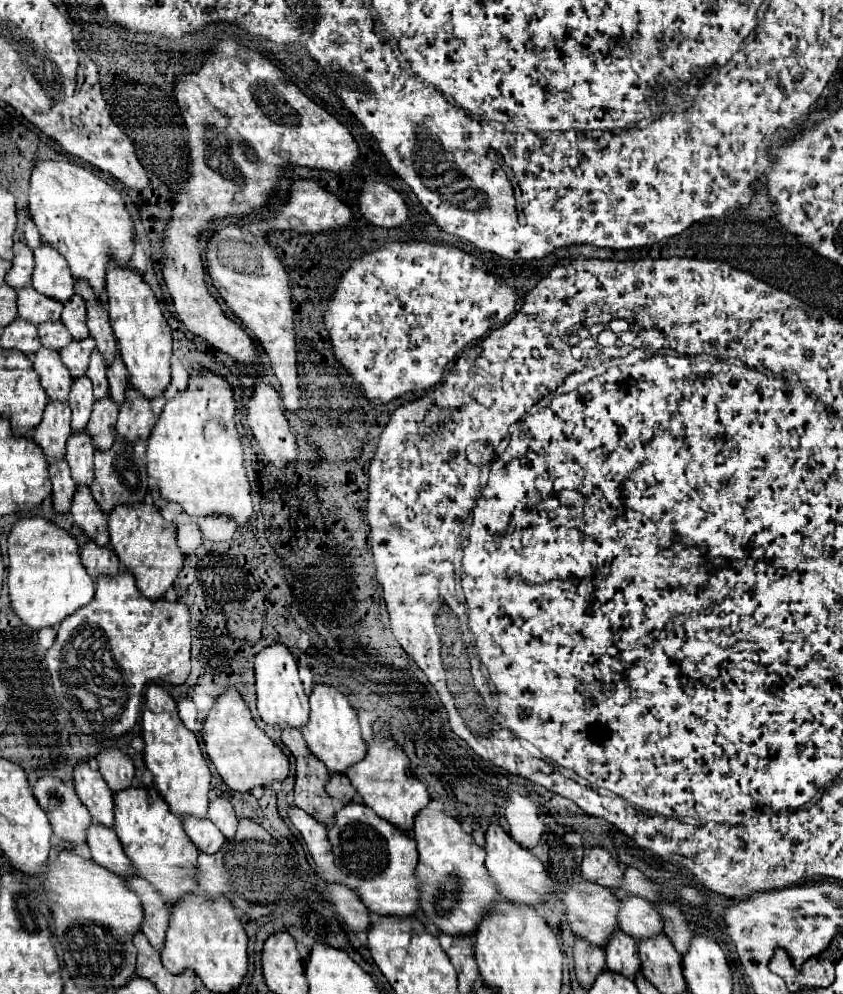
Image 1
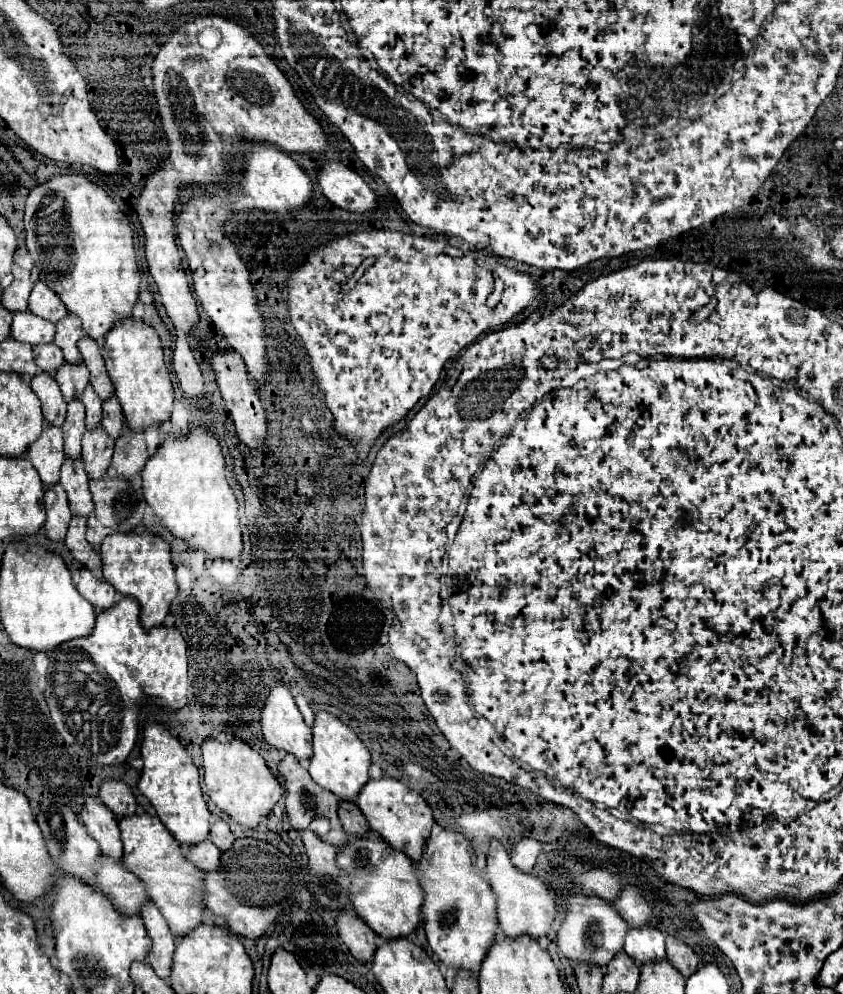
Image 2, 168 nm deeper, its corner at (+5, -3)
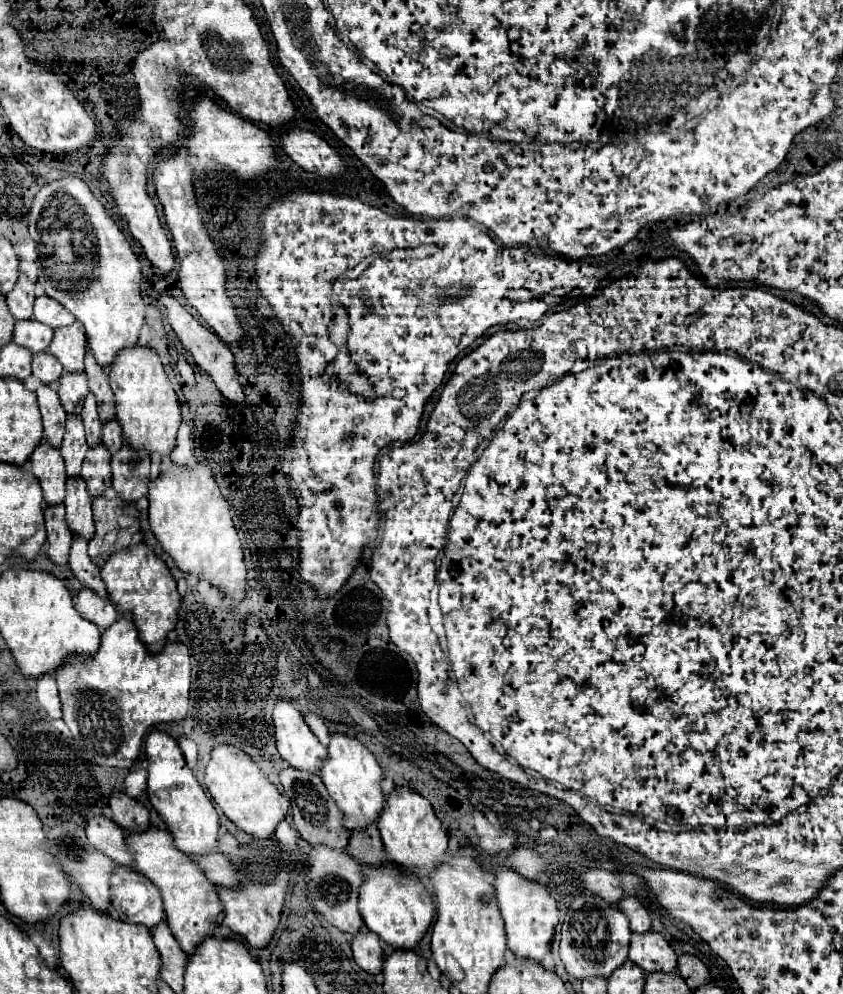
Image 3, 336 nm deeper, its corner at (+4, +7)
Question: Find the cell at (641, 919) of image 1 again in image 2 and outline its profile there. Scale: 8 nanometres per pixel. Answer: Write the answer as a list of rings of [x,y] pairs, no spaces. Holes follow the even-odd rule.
[[[653,926],[629,928],[625,936],[625,952],[639,964],[665,958],[665,934]]]

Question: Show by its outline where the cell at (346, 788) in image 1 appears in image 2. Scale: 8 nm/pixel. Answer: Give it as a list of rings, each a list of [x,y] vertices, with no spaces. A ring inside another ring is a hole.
[[[341,802],[337,808],[337,814],[345,832],[349,832],[351,836],[361,836],[369,830],[369,822],[365,820],[365,816],[361,814],[355,802]]]

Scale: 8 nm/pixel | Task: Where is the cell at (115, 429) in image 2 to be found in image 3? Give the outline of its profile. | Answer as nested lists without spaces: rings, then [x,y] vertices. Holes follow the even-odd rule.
[[[110,420],[104,424],[104,430],[102,430],[102,444],[114,454],[118,448],[122,448],[122,430],[118,426],[116,420]]]

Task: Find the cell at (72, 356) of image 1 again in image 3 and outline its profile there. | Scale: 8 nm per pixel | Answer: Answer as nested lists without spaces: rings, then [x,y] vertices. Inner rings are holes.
[[[62,374],[58,380],[58,396],[66,410],[66,414],[76,414],[88,394],[88,380],[86,374]]]

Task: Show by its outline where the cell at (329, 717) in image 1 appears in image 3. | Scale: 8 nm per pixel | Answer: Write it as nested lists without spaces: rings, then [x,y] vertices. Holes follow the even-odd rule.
[[[332,734],[328,746],[328,760],[324,762],[320,776],[332,800],[344,814],[344,826],[348,832],[366,830],[370,824],[374,824],[380,818],[386,802],[384,790],[380,786],[384,772],[378,766],[376,758],[368,752],[368,748],[362,746],[358,740],[348,738],[344,734]]]

